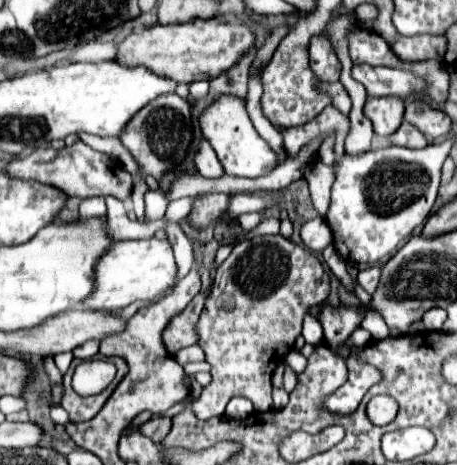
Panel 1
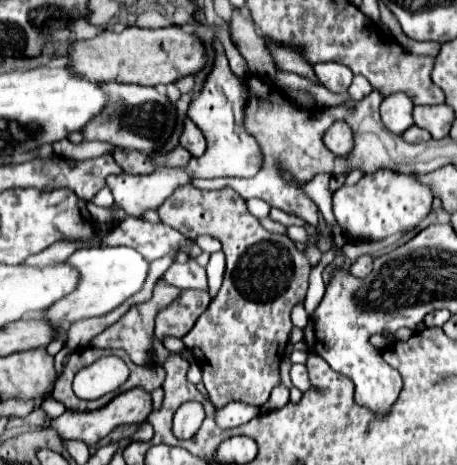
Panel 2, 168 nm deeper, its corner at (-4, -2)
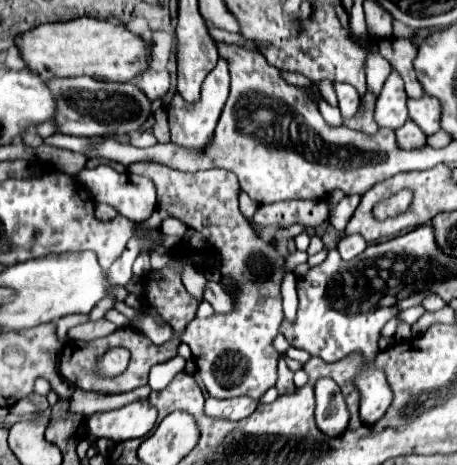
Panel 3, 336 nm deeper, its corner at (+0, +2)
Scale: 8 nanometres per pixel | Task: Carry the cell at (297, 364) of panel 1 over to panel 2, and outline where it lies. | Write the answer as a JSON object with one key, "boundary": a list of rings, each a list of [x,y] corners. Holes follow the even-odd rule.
{"boundary":[[[293,364],[293,368],[291,368],[291,380],[293,380],[293,386],[299,388],[301,392],[305,392],[309,388],[309,376],[307,376],[305,364]]]}

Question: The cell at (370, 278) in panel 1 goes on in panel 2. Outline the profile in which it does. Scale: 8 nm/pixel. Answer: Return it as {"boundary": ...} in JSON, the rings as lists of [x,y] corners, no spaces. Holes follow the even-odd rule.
{"boundary":[[[361,256],[355,264],[351,264],[351,274],[353,274],[355,278],[365,278],[365,276],[369,276],[371,270],[373,270],[373,260],[371,260],[371,256]]]}

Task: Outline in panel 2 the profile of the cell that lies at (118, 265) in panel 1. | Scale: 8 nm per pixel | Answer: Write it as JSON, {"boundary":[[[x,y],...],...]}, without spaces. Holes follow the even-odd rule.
{"boundary":[[[99,247],[85,248],[85,250],[77,250],[67,264],[79,268],[81,274],[81,282],[79,288],[75,288],[75,292],[71,292],[71,296],[65,296],[63,300],[59,300],[57,304],[53,304],[45,316],[49,320],[55,320],[55,324],[59,322],[77,322],[83,318],[93,318],[93,316],[105,316],[111,310],[115,310],[117,306],[121,306],[127,298],[131,298],[133,294],[137,294],[145,280],[150,267],[140,254],[129,247]]]}

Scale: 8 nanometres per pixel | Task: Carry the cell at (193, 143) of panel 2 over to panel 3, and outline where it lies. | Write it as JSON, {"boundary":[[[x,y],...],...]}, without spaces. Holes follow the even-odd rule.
{"boundary":[[[219,60],[219,64],[205,78],[205,82],[201,86],[201,98],[197,102],[189,104],[181,98],[179,92],[175,92],[175,96],[167,108],[169,126],[171,126],[171,142],[177,146],[185,146],[185,148],[203,148],[205,144],[209,144],[213,138],[219,114],[223,110],[223,104],[227,100],[227,92],[229,92],[229,72],[227,72],[225,60]]]}

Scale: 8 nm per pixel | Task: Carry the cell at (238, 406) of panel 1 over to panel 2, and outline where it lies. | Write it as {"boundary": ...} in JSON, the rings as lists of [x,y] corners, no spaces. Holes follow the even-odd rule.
{"boundary":[[[231,402],[225,408],[217,410],[215,420],[219,422],[221,428],[227,430],[227,428],[235,428],[235,426],[241,426],[241,424],[249,422],[257,414],[259,414],[257,406],[251,406],[251,404],[245,404],[245,402]]]}

